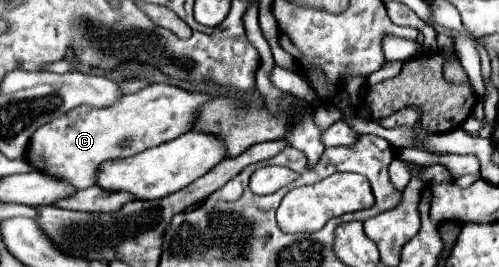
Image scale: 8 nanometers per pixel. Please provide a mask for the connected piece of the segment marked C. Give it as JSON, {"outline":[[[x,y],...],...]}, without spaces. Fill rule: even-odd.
{"outline":[[[150,84],[134,94],[118,98],[106,108],[82,104],[46,122],[32,134],[26,146],[26,162],[48,176],[72,184],[76,190],[90,188],[98,164],[134,156],[186,134],[192,128],[196,110],[206,100],[210,100],[206,94],[186,92],[168,84]]]}

